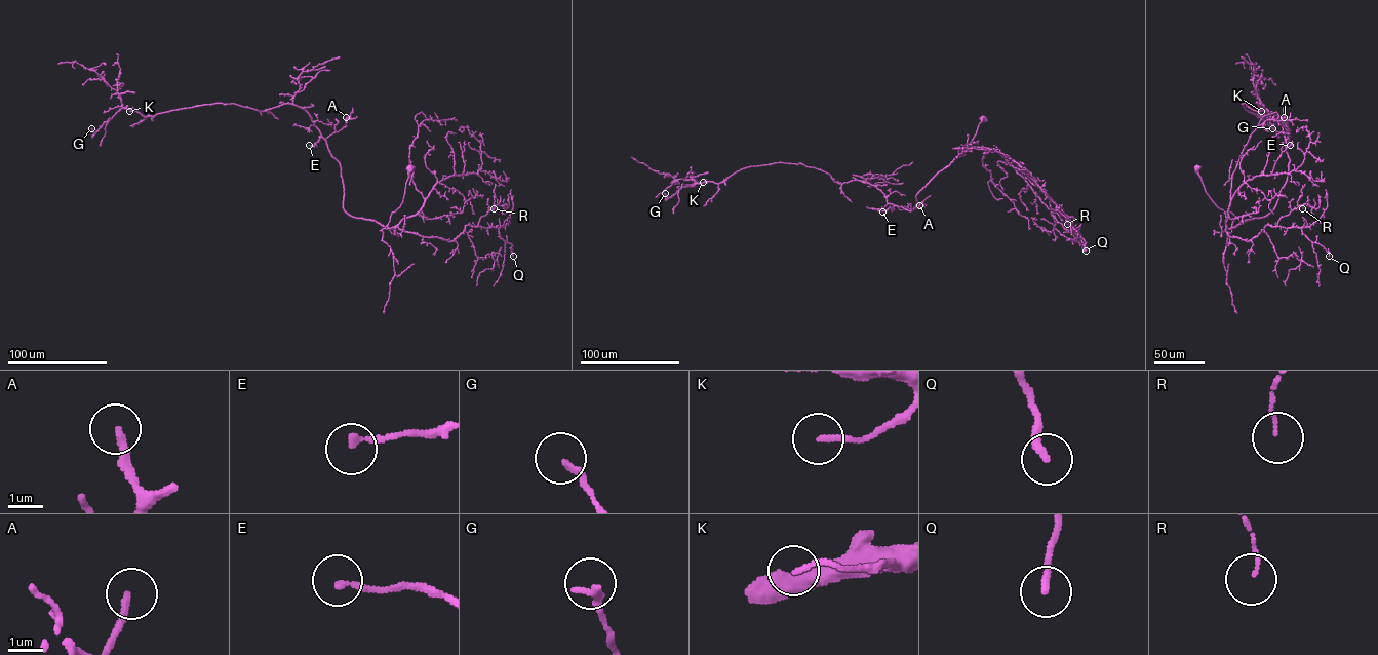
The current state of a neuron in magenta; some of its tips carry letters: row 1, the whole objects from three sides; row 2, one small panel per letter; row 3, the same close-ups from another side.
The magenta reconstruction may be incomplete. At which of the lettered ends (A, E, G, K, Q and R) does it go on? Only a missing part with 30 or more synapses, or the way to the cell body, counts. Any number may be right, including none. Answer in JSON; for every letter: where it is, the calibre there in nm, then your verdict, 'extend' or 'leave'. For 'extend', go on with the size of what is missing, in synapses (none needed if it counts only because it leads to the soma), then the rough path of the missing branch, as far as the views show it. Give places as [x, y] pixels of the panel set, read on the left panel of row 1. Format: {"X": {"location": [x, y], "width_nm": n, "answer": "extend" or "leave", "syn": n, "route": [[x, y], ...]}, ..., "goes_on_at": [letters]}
{"A": {"location": [346, 117], "width_nm": 200, "answer": "extend", "syn": 35, "route": [[346, 117], [346, 104], [349, 105]]}, "E": {"location": [309, 145], "width_nm": 190, "answer": "leave"}, "G": {"location": [91, 128], "width_nm": 240, "answer": "leave"}, "K": {"location": [129, 111], "width_nm": 150, "answer": "leave"}, "Q": {"location": [513, 256], "width_nm": 240, "answer": "extend", "syn": 40, "route": [[513, 256], [497, 289]]}, "R": {"location": [494, 208], "width_nm": 90, "answer": "leave"}, "goes_on_at": ["A", "Q"]}

